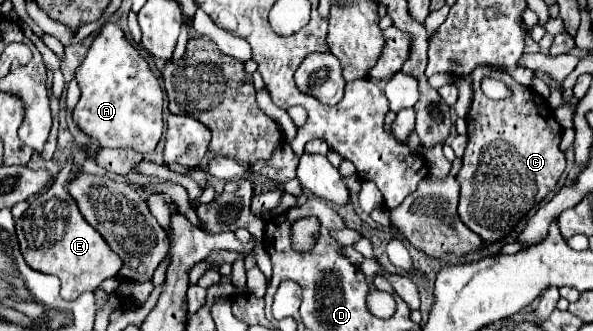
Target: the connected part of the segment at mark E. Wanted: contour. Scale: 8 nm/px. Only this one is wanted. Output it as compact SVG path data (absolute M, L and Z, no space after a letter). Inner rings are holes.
M60 161L60 165L62 171L56 183L48 191L34 197L26 213L16 221L16 235L24 261L36 271L56 275L62 285L62 297L66 301L74 301L84 291L98 289L104 279L116 277L122 267L122 259L110 251L108 243L78 213L74 199L66 191L66 175L72 165L66 161Z

